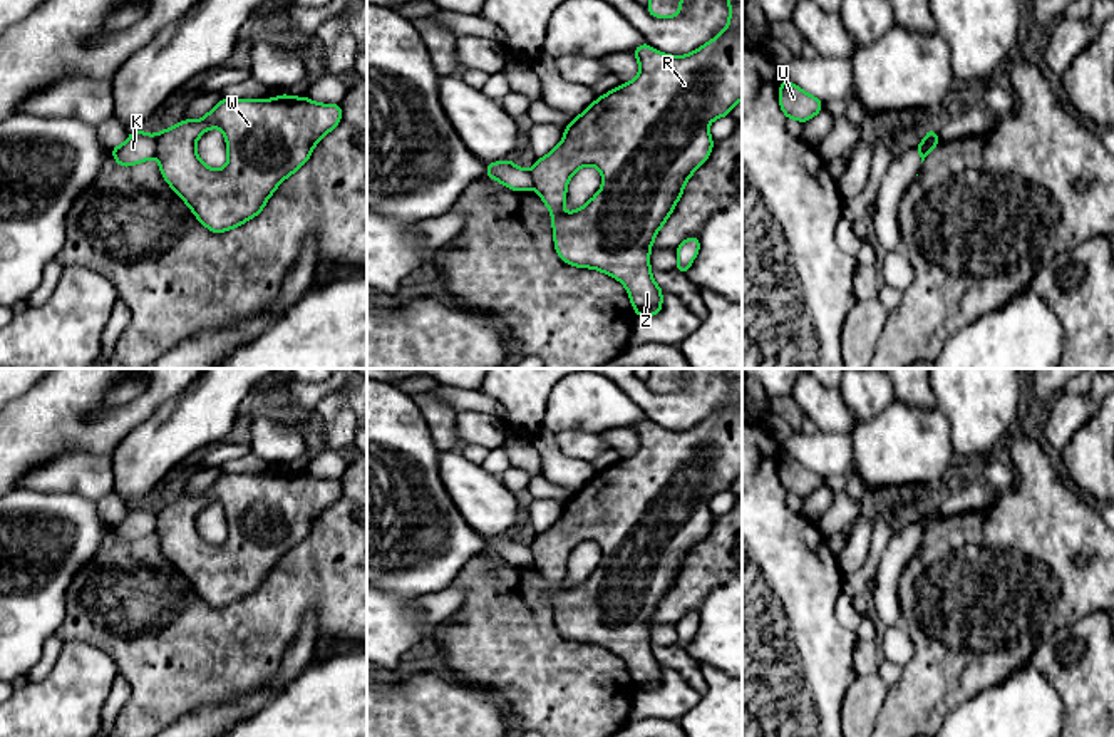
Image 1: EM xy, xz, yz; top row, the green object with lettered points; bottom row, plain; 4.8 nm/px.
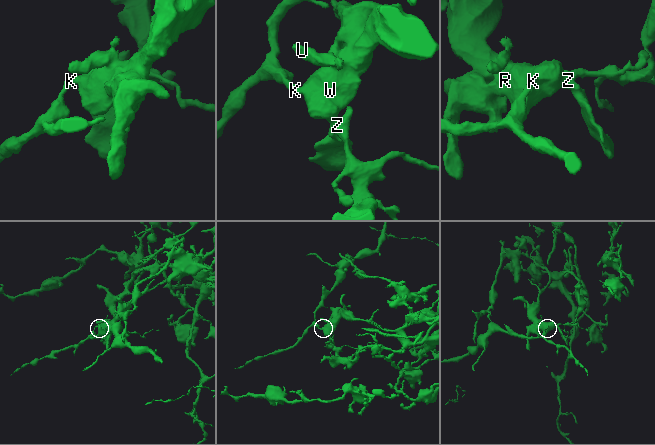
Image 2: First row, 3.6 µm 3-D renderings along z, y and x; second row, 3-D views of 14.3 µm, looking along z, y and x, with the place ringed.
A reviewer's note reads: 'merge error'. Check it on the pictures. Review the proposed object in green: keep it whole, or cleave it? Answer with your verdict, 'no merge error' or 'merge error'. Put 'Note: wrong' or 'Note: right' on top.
Note: right
merge error

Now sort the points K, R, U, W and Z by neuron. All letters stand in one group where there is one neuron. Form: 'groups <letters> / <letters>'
groups K / R U W Z

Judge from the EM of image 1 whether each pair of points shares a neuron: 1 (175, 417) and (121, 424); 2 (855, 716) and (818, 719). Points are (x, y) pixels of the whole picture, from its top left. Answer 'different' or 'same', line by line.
1: different
2: different

